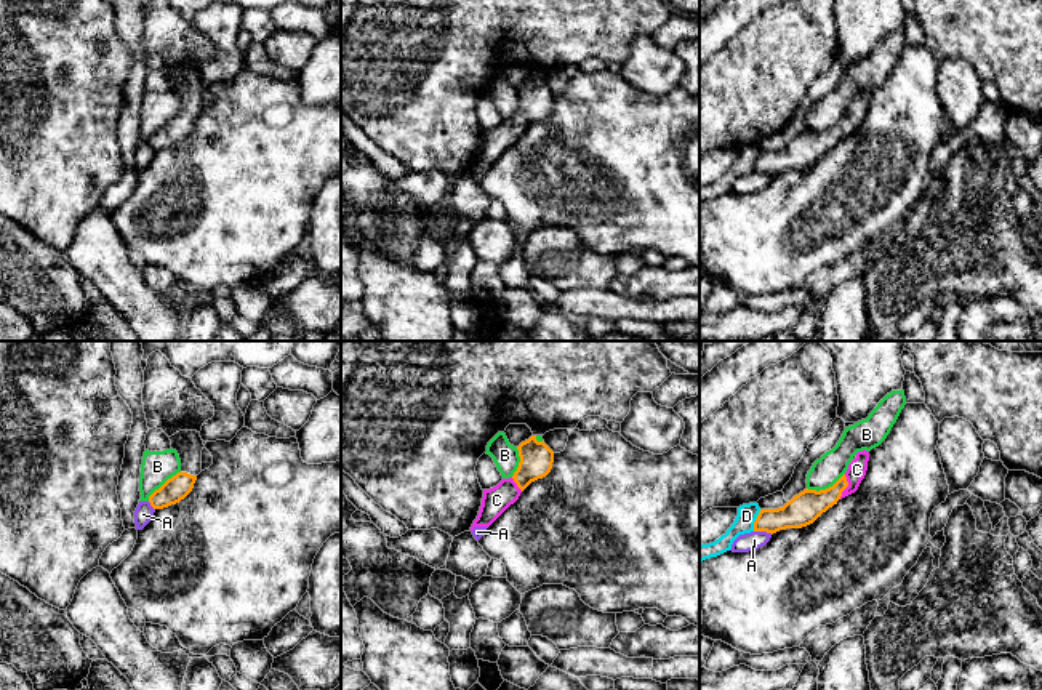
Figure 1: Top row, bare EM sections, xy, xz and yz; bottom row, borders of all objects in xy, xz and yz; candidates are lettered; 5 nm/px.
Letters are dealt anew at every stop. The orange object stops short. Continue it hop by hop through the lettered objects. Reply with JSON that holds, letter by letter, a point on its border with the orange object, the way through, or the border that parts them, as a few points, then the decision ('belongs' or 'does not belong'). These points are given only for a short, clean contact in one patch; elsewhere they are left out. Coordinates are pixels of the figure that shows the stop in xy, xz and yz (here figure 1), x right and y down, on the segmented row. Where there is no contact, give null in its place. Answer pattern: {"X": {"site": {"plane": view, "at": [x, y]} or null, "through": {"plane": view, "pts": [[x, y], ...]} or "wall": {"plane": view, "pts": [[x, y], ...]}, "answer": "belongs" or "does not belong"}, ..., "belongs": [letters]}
{"A": {"site": {"plane": "yz", "at": [764, 530]}, "wall": {"plane": "yz", "pts": [[754, 530], [772, 533]]}, "answer": "does not belong"}, "B": {"site": {"plane": "yz", "at": [826, 489]}, "answer": "does not belong"}, "C": {"site": {"plane": "yz", "at": [845, 487]}, "answer": "belongs"}, "D": {"site": {"plane": "yz", "at": [756, 521]}, "wall": {"plane": "yz", "pts": [[761, 509], [753, 530]]}, "answer": "does not belong"}, "belongs": ["C"]}

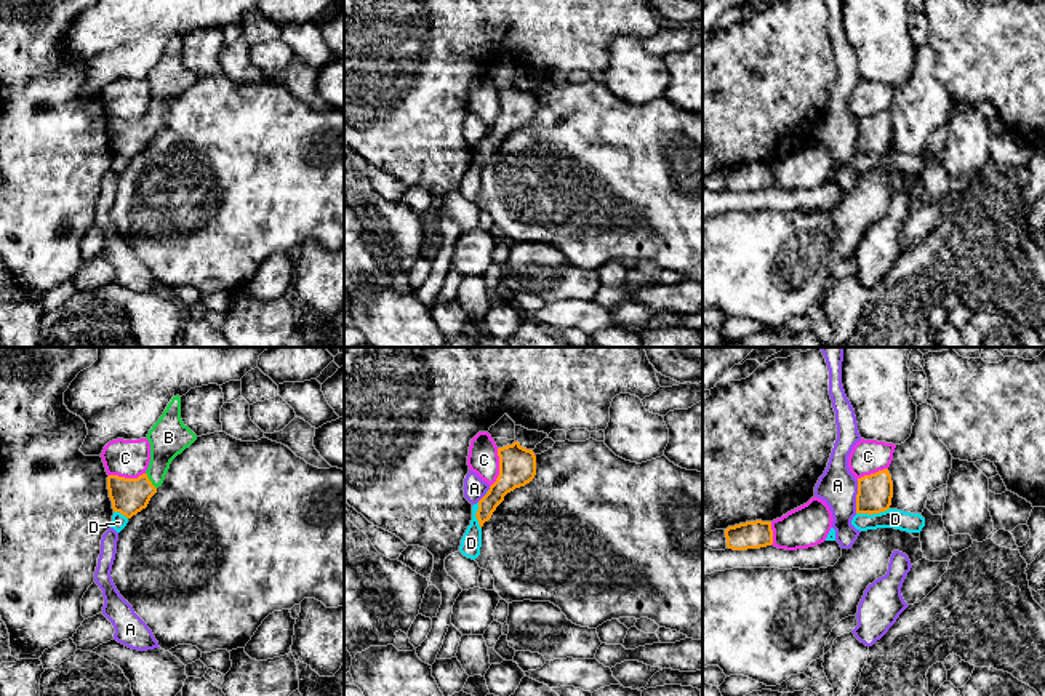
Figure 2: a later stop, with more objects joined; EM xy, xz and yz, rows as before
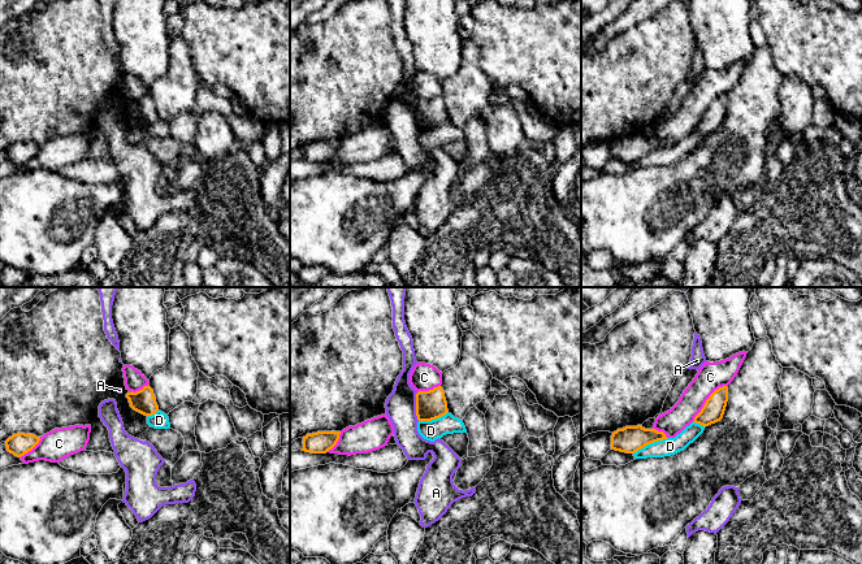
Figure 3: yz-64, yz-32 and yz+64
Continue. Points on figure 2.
{"A": {"site": {"plane": "yz", "at": [856, 496]}, "wall": {"plane": "yz", "pts": [[858, 480], [855, 512]]}, "answer": "does not belong"}, "B": {"site": {"plane": "xy", "at": [149, 480]}, "answer": "belongs"}, "C": {"site": {"plane": "xz", "at": [500, 468]}, "answer": "does not belong"}, "D": {"site": {"plane": "yz", "at": [872, 512]}, "wall": {"plane": "yz", "pts": [[888, 508], [879, 512], [856, 514]]}, "answer": "does not belong"}, "belongs": ["B"]}

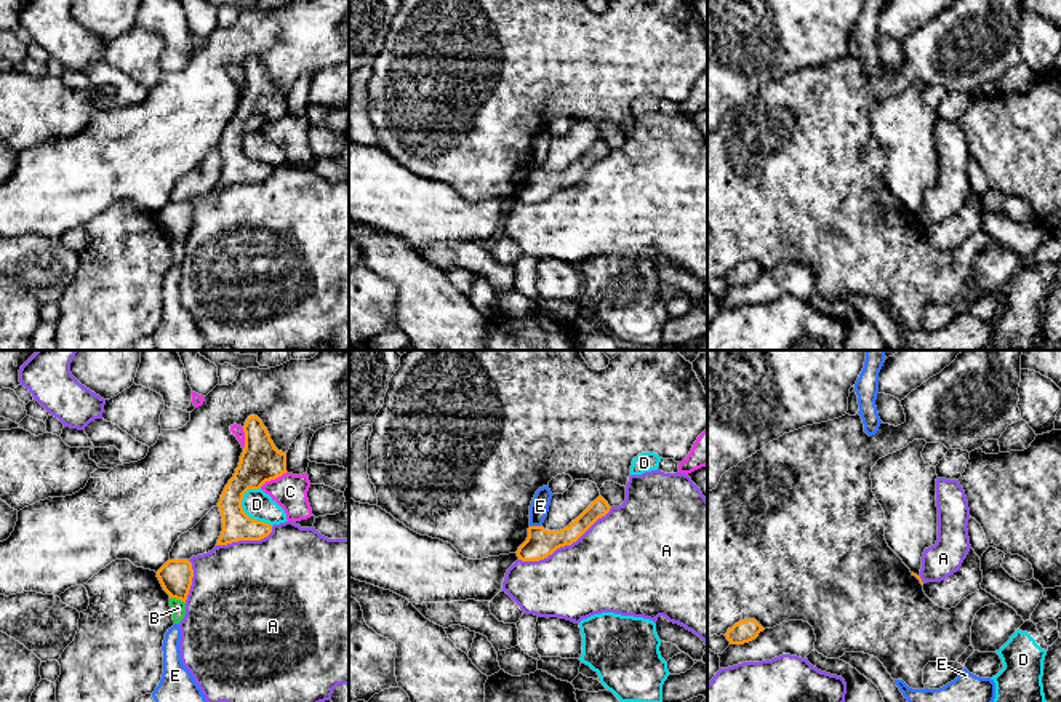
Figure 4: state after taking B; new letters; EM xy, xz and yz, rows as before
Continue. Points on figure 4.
{"A": {"site": {"plane": "xz", "at": [565, 544]}, "answer": "does not belong"}, "B": {"site": {"plane": "xy", "at": [178, 598]}, "wall": {"plane": "xy", "pts": [[170, 597], [180, 598], [184, 603]]}, "answer": "does not belong"}, "C": {"site": {"plane": "xy", "at": [272, 478]}, "answer": "does not belong"}, "D": {"site": {"plane": "xy", "at": [245, 514]}, "answer": "does not belong"}, "E": {"site": {"plane": "xz", "at": [535, 526]}, "wall": {"plane": "xz", "pts": [[530, 525], [540, 526]]}, "answer": "does not belong"}, "belongs": []}

